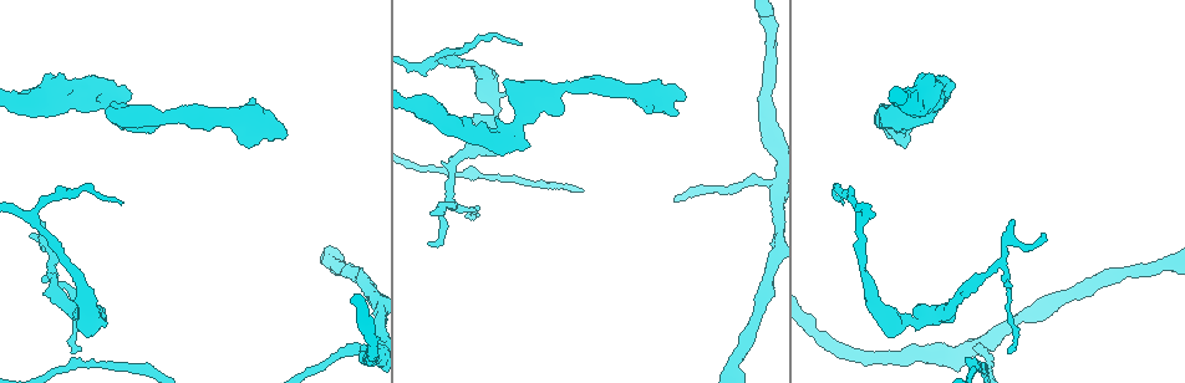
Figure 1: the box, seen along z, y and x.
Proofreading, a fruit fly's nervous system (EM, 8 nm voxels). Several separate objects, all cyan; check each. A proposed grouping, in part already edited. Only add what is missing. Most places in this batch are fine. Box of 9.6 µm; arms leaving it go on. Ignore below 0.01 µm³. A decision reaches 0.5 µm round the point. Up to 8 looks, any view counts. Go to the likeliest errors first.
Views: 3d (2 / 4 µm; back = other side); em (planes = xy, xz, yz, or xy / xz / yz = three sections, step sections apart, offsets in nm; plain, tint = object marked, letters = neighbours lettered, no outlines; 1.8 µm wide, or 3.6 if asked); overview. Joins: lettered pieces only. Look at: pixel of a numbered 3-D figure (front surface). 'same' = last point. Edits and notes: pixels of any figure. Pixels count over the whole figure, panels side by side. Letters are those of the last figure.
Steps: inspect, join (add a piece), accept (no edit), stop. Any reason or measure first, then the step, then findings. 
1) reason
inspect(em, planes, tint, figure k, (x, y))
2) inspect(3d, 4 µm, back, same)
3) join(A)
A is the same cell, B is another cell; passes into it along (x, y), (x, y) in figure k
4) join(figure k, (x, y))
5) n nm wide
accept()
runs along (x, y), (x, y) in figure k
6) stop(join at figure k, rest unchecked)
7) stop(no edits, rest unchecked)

a fork
inspect(3d, 4 µm, figure 1, (450, 199))

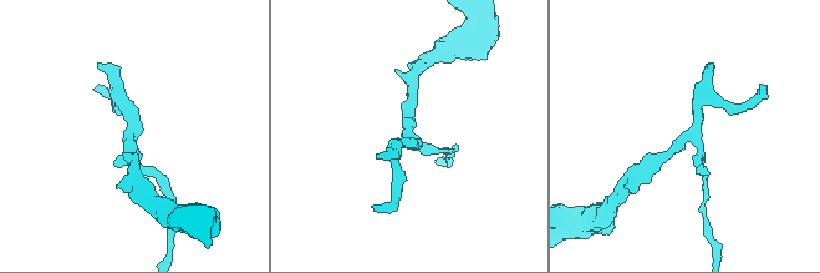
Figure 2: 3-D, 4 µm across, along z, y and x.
3 arms
inspect(em, 3.6 µm, planes, plain, figure 2, (131, 143))

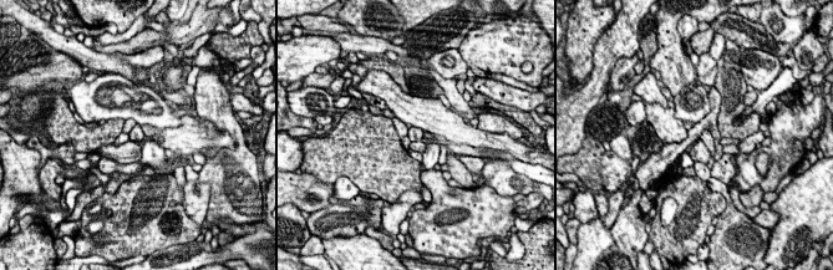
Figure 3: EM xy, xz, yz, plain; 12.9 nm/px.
see the neighbours
inspect(em, 3.6 µm, planes, letters, same)

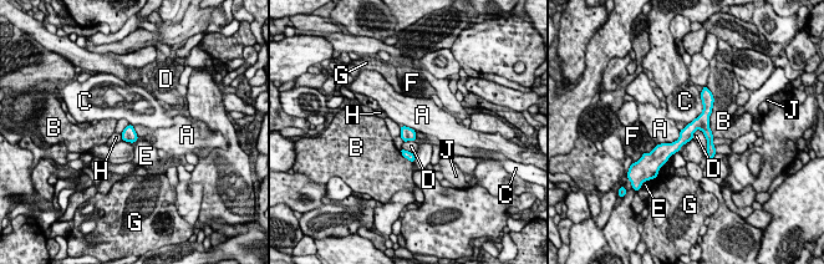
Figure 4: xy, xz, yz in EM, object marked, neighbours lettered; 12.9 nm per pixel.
170 nm wide
accept()
A, B, C, D, E, F, G, H and J are other cells; runs along (706, 105), (706, 113), (660, 157) in figure 4; no lettered piece goes on from it

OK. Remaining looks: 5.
inspect(3d, 2 µm, figure 1, (913, 319))

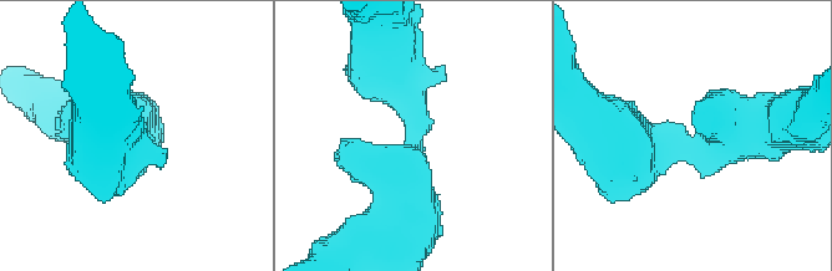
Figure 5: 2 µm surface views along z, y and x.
arms of 400, 480 nm
inspect(em, 3.6 µm, planes, plain, figure 5, (689, 142))

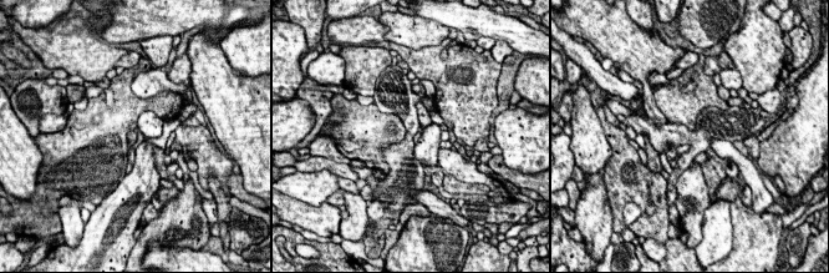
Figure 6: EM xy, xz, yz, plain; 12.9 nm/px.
inspect(em, 3.6 µm, planes, letters, same)

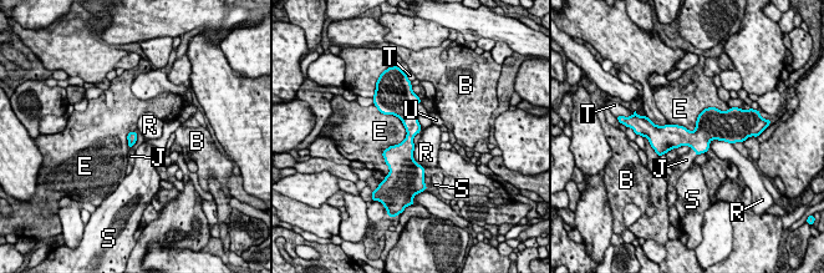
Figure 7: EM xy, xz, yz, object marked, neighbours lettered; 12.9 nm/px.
E touches over 700 nm
join(J)
J is the same cell, B, E, R, S, T and U are other cells; passes into it along (698, 140), (695, 151), (686, 160) in figure 7; the neuron continues

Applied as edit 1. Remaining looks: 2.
branch point
inspect(em, 3.6 µm, yz, step 16, tint, figure 1, (539, 98))

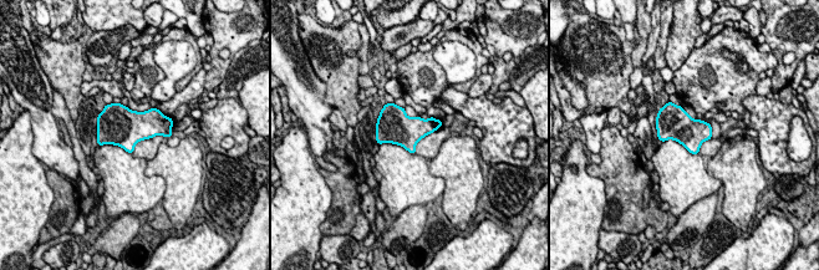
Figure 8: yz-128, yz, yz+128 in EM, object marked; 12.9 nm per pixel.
inspect(em, 3.6 µm, yz, step 16, letters, same)

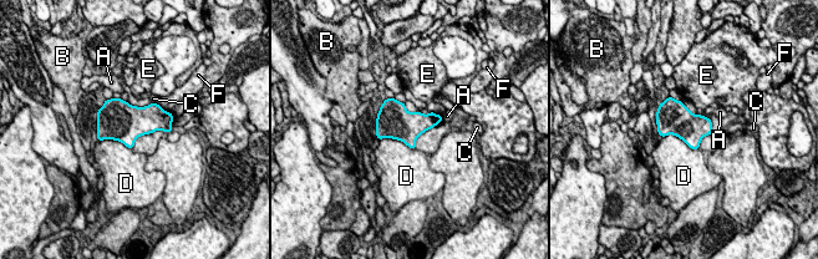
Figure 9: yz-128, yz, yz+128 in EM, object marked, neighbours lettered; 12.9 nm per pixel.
accept()
A, B, C, D, E and F are other cells; no lettered piece goes on from it

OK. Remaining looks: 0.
stop(join at figure 7, rest unchecked)

